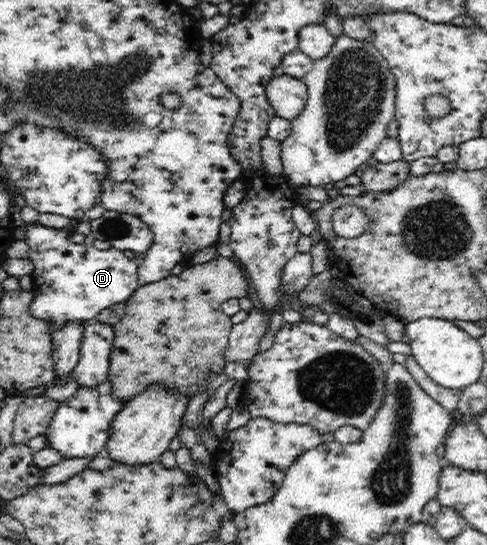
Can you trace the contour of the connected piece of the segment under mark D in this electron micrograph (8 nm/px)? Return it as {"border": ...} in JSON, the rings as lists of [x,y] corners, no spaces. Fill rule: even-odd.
{"border":[[[42,224],[24,226],[24,242],[29,245],[34,269],[30,274],[33,298],[27,313],[33,318],[47,321],[53,329],[67,323],[85,323],[95,320],[106,308],[126,302],[138,289],[137,259],[129,259],[122,250],[100,250],[85,243],[76,244],[64,230],[45,228]]]}

